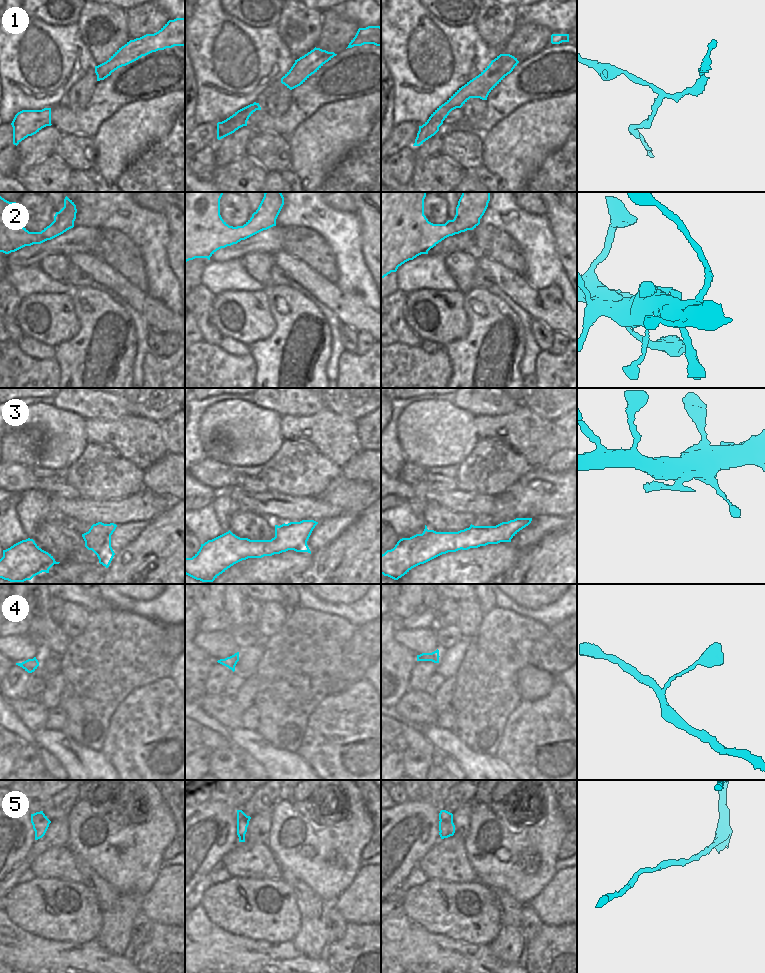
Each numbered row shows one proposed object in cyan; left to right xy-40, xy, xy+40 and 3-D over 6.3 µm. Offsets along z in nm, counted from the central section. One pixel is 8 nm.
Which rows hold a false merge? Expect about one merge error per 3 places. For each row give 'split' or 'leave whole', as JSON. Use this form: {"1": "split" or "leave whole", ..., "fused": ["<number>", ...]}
{"1": "split", "2": "leave whole", "3": "split", "4": "leave whole", "5": "leave whole", "fused": ["1", "3"]}

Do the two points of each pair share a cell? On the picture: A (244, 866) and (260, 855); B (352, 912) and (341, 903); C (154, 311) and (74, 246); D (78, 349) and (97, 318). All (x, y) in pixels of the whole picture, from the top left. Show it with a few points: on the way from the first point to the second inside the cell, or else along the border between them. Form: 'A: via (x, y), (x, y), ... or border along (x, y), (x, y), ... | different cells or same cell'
A: via (248, 862), (256, 859) | same cell
B: via (349, 909), (344, 904) | same cell
C: border along (91, 253), (71, 253), (68, 256) | different cells
D: via (86, 341), (93, 334), (93, 326) | same cell

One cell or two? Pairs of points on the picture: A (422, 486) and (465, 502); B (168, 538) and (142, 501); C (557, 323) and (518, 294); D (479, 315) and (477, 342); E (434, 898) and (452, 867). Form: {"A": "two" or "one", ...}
{"A": "one", "B": "two", "C": "one", "D": "one", "E": "two"}

